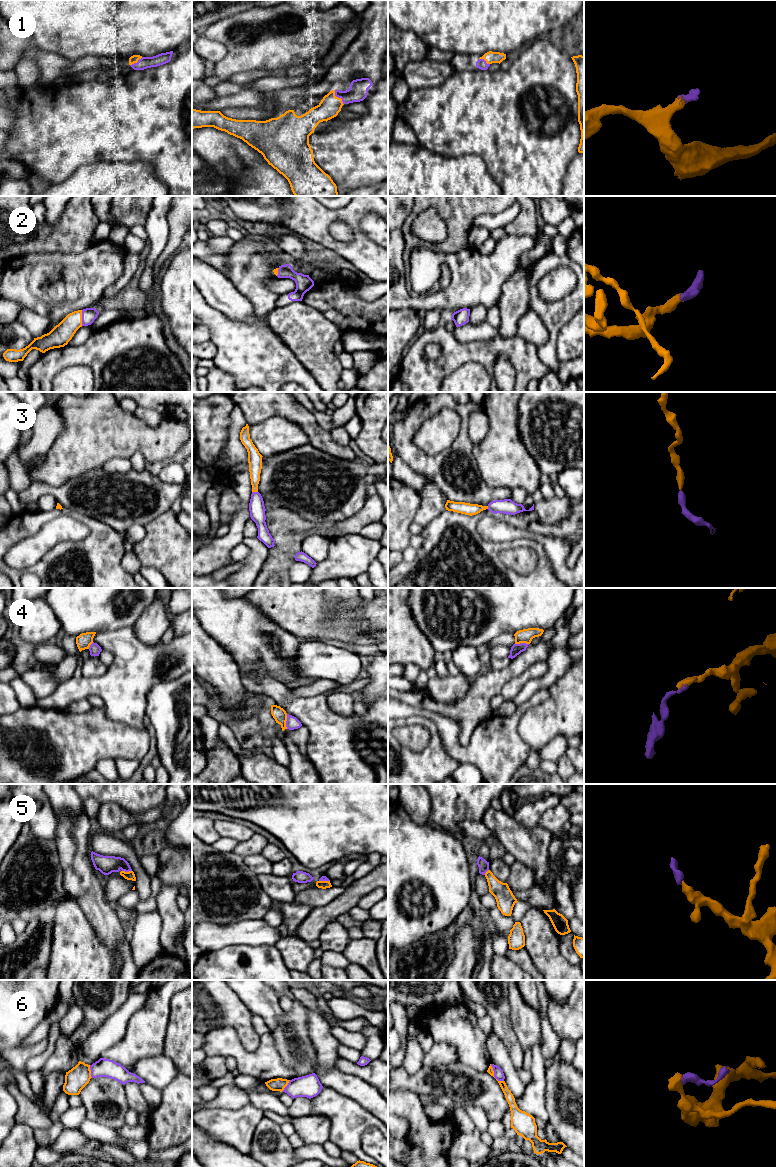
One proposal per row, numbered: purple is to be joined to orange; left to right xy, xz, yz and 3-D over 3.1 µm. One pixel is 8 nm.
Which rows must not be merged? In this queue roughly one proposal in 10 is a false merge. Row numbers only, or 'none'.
4, 6

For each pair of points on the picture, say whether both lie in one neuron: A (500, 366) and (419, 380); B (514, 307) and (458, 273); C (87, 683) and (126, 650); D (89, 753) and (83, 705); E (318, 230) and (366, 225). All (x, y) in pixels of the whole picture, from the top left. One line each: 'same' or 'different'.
A: different
B: different
C: same
D: different
E: different

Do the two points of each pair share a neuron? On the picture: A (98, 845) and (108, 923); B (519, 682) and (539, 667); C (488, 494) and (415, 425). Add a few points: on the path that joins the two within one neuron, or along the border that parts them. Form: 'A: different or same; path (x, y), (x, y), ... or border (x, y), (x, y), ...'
A: different; border (90, 834), (90, 848), (92, 850)
B: same; path (524, 678), (534, 672)
C: same; path (463, 494), (456, 492), (450, 487), (412, 450)

